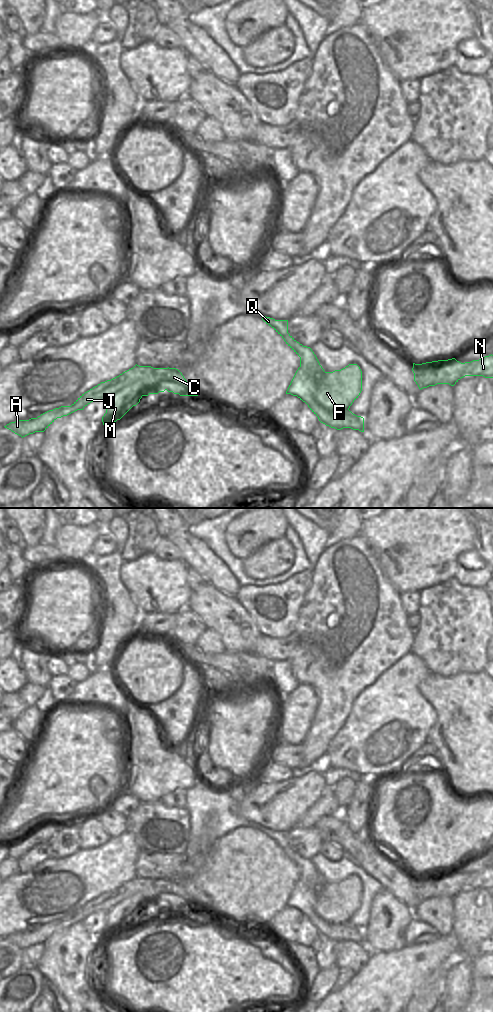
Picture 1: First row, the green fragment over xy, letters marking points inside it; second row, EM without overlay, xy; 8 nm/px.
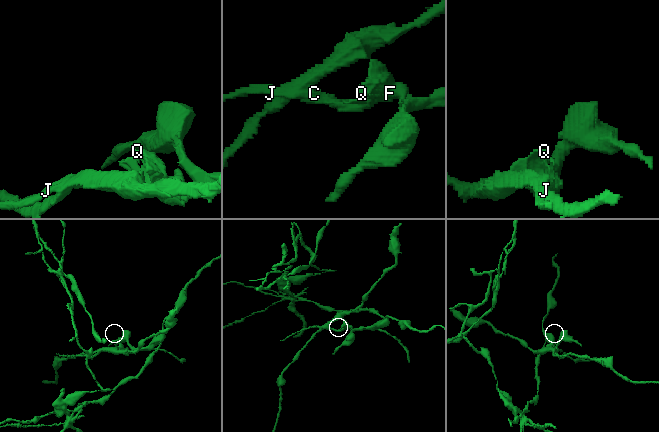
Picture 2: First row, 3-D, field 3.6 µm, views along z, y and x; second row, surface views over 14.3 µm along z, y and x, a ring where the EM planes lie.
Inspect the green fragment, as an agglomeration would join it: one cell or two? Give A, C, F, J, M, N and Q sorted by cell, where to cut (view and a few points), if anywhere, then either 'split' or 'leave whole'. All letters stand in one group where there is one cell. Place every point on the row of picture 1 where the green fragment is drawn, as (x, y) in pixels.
groups A C F J N Q / M; cut xy (144, 383), (133, 382), (106, 400); split

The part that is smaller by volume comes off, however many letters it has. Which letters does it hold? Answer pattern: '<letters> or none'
M

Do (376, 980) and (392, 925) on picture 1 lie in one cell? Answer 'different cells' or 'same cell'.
different cells

